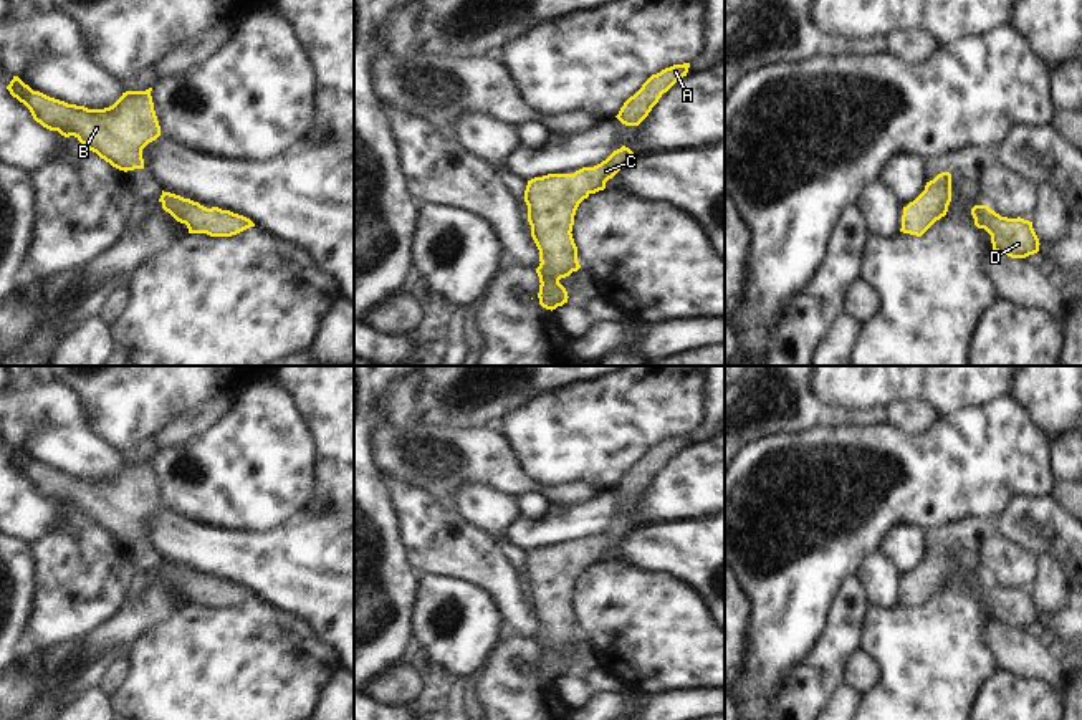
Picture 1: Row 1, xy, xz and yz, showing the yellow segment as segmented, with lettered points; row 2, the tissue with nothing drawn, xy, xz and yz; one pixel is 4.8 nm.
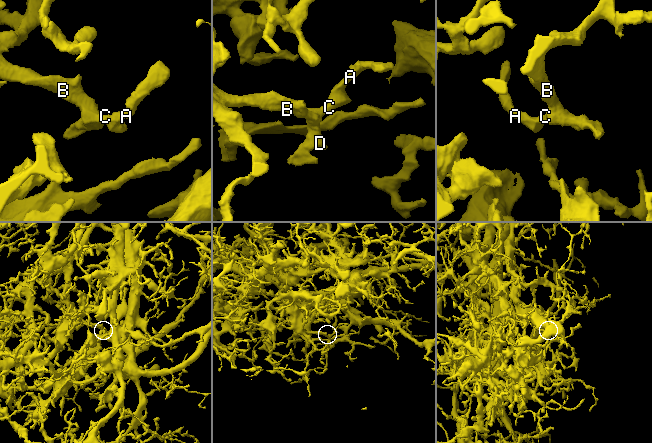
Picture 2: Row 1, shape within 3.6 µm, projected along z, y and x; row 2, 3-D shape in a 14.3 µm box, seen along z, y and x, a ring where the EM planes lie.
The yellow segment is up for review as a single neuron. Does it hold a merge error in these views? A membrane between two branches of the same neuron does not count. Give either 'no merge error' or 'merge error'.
no merge error

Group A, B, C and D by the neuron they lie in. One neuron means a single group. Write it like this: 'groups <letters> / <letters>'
groups A B C D

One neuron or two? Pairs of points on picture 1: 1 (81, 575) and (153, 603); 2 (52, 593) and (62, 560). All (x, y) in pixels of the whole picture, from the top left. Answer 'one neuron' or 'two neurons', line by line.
1: two neurons
2: one neuron

